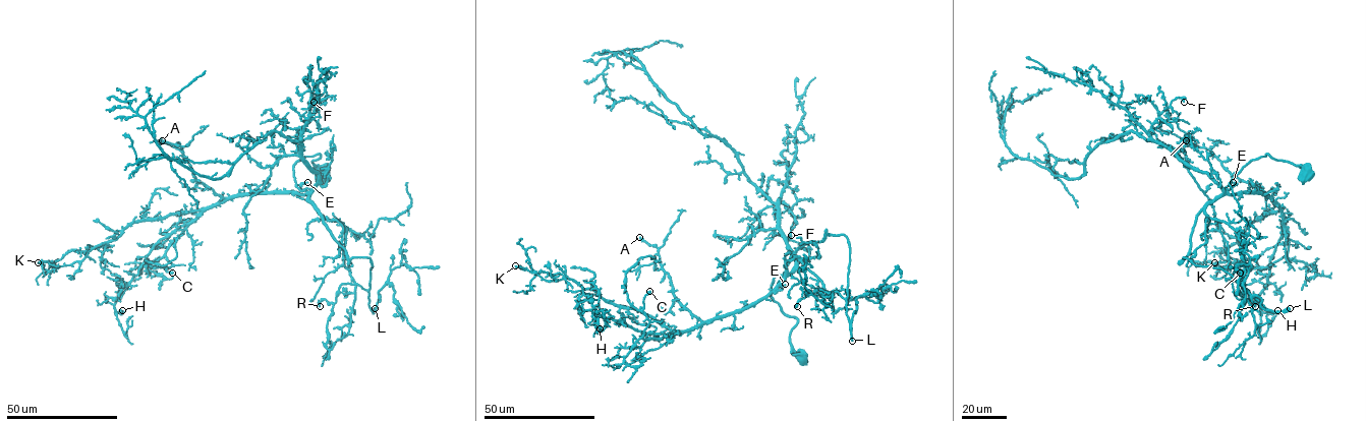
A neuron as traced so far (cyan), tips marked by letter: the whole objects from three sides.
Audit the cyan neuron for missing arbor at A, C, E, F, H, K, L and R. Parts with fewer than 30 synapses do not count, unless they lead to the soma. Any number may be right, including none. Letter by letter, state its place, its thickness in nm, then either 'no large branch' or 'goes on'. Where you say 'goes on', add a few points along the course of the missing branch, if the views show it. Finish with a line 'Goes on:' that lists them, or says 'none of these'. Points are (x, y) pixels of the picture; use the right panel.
A: (1186, 140) | 280 nm | goes on | (1186, 140), (1152, 133), (1142, 123), (1124, 120)
C: (1240, 273) | 440 nm | no large branch
E: (1233, 182) | 160 nm | no large branch
F: (1184, 102) | 160 nm | no large branch
H: (1277, 310) | 280 nm | no large branch
K: (1214, 262) | 380 nm | no large branch
L: (1290, 308) | 240 nm | no large branch
R: (1255, 306) | 180 nm | no large branch
Goes on: A

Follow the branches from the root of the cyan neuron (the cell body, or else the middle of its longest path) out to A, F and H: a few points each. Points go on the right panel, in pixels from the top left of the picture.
A: (1305, 176), (1300, 165), (1266, 154), (1241, 170), (1222, 190), (1229, 193), (1270, 197), (1186, 140)
F: (1305, 176), (1300, 165), (1266, 154), (1248, 163), (1222, 190), (1149, 134), (1173, 100), (1184, 102)
H: (1305, 176), (1266, 154), (1222, 190), (1279, 208), (1257, 299), (1277, 310)

